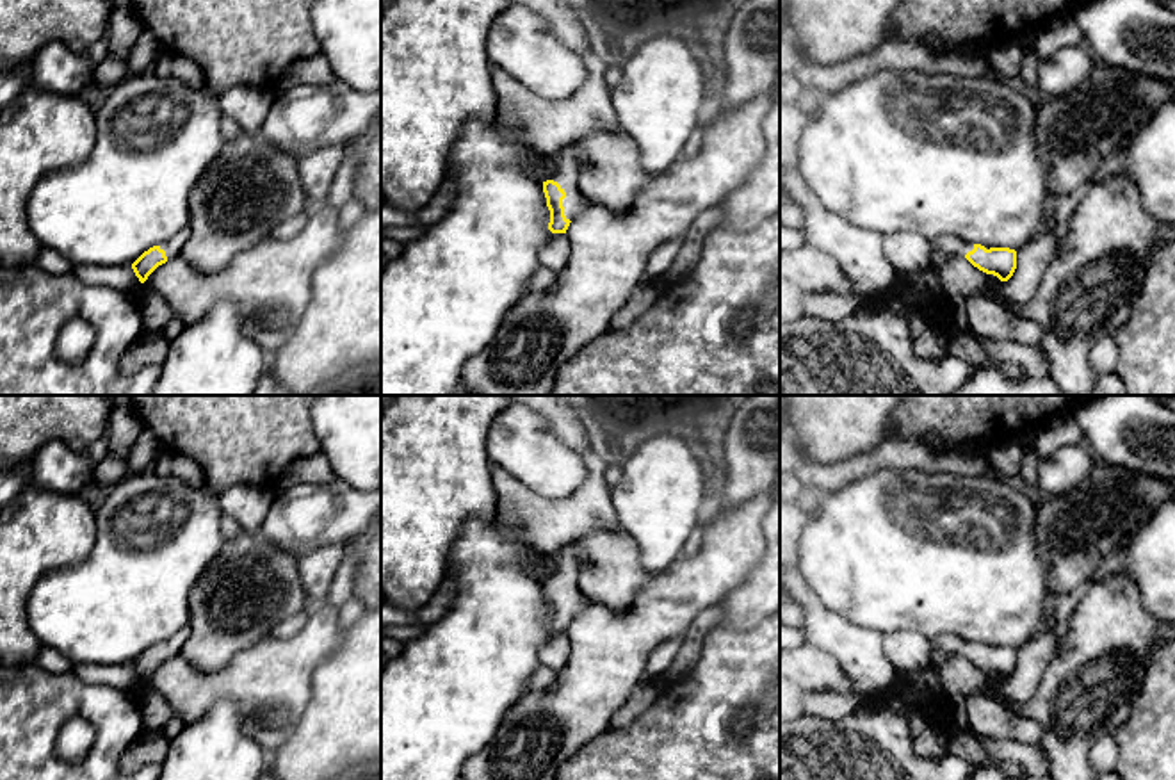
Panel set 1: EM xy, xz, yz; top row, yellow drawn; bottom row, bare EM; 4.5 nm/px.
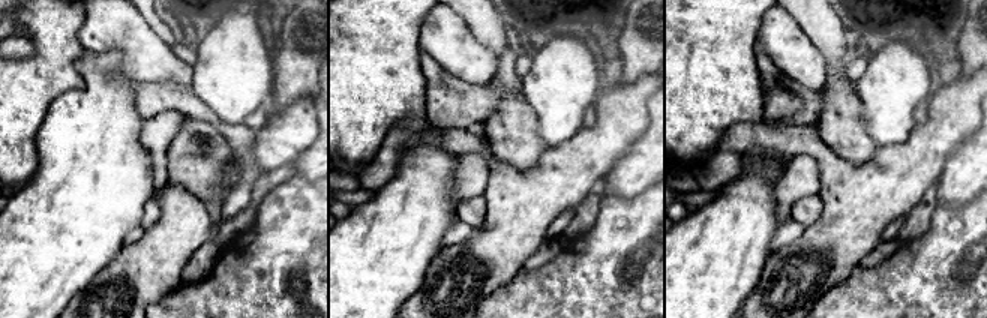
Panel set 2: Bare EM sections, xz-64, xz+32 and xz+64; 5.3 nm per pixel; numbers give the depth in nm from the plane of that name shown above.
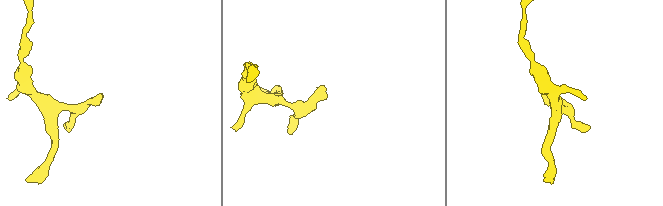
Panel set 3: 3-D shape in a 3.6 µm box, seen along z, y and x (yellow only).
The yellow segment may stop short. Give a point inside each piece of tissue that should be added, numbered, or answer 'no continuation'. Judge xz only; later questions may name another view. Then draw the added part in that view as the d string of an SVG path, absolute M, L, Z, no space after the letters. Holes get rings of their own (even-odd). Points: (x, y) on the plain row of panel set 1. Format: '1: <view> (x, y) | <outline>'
1: xz (568, 565) | M573 543L557 552L555 573L552 575L552 579L557 581L566 591L563 605L564 614L570 620L573 620L588 602L579 588L580 568L582 563Z

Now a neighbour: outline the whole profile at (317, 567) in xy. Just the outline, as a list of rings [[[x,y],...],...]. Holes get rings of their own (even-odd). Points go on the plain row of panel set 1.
[[[329,543],[297,557],[299,577],[306,593],[308,609],[326,605],[328,589],[345,554],[345,543]]]

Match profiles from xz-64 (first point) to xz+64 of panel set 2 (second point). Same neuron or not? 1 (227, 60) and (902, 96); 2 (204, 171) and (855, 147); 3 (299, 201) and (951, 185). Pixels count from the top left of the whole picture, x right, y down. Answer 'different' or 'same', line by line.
1: same
2: same
3: different

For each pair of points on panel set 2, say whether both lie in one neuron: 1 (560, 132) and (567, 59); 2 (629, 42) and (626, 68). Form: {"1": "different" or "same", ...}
{"1": "same", "2": "same"}

